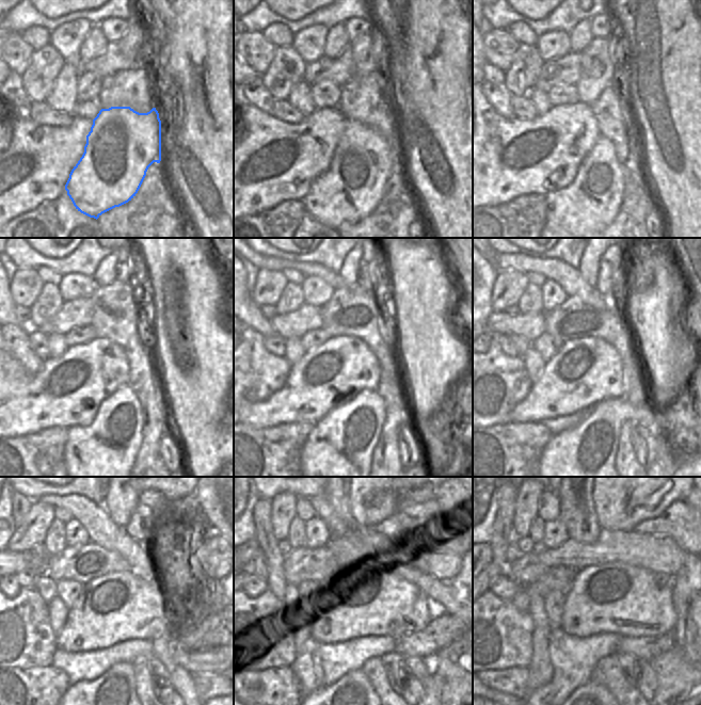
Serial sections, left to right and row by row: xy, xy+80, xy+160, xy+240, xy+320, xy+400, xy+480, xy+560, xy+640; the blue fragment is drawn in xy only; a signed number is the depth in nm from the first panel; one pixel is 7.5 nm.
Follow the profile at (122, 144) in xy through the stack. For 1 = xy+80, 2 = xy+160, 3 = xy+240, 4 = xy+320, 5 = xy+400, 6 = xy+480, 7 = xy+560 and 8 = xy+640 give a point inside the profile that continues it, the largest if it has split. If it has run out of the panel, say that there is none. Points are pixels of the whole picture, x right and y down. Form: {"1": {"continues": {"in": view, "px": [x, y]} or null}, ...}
{"1": {"continues": {"in": "xy+80", "px": [350, 190]}}, "2": {"continues": {"in": "xy+160", "px": [585, 208]}}, "3": {"continues": {"in": "xy+240", "px": [102, 454]}}, "4": {"continues": {"in": "xy+320", "px": [337, 454]}}, "5": {"continues": {"in": "xy+400", "px": [585, 454]}}, "6": {"continues": {"in": "xy+480", "px": [113, 693]}}, "7": {"continues": {"in": "xy+560", "px": [353, 693]}}, "8": {"continues": {"in": "xy+640", "px": [590, 693]}}}

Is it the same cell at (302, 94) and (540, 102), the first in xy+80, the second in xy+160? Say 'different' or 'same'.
same

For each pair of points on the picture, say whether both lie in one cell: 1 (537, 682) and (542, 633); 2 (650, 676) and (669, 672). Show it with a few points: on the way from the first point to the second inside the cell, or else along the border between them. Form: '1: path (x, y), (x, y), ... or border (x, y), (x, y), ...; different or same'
1: path (540, 670), (540, 644); same
2: border (651, 661), (657, 679), (654, 693); different

